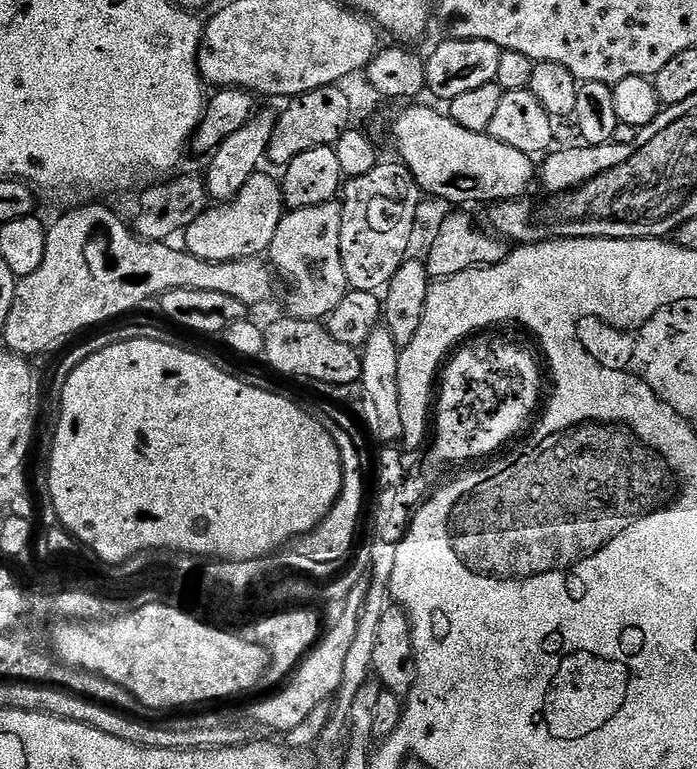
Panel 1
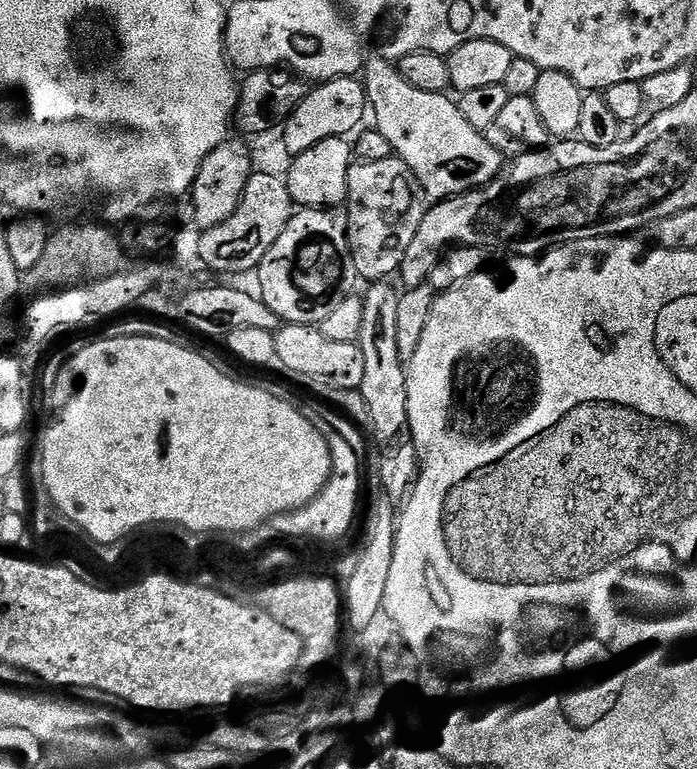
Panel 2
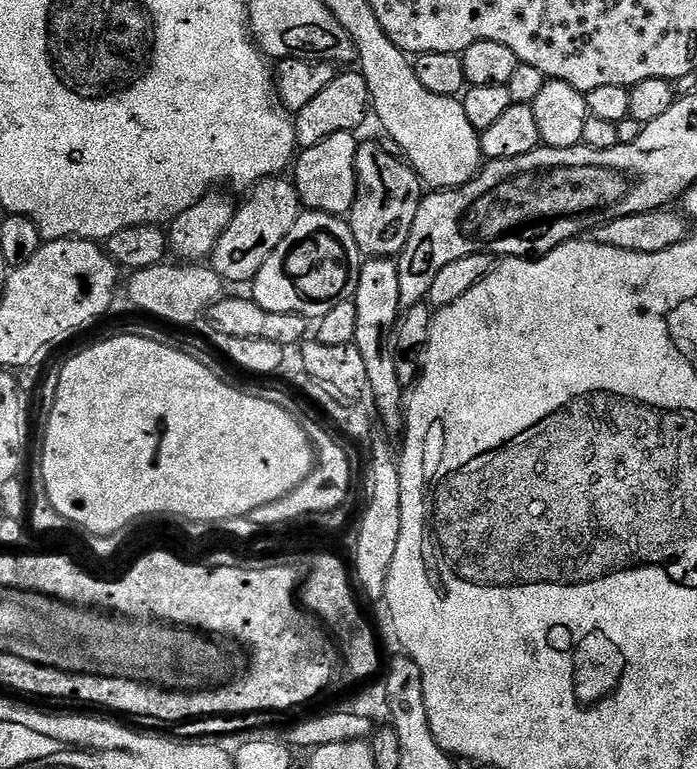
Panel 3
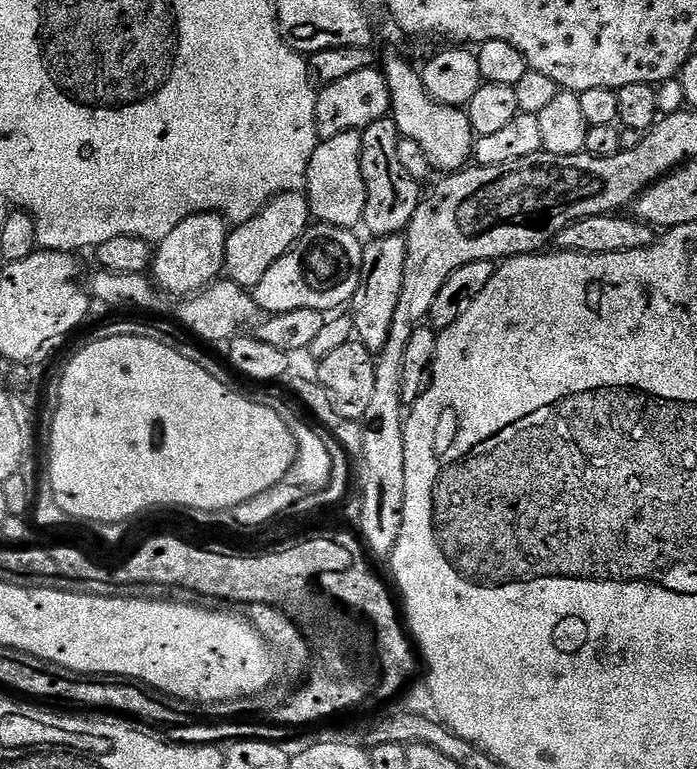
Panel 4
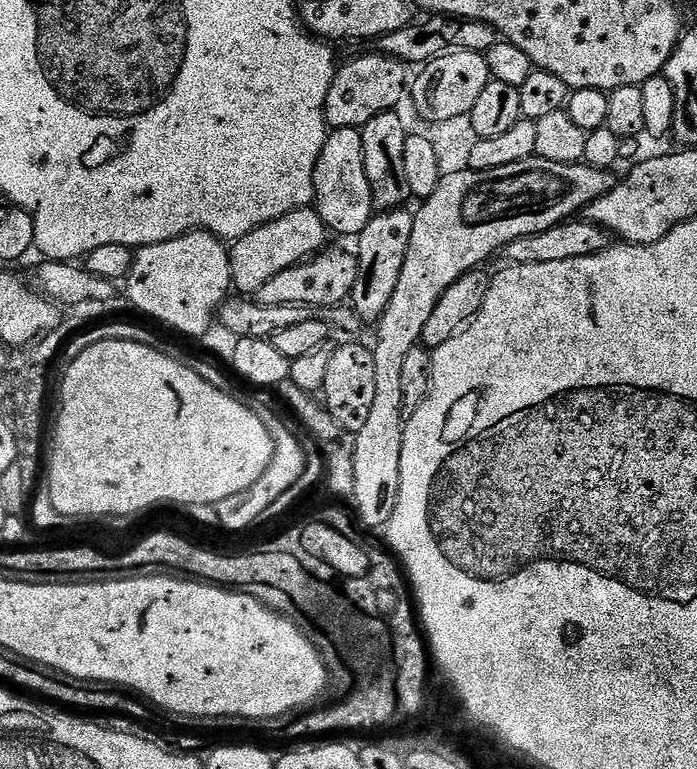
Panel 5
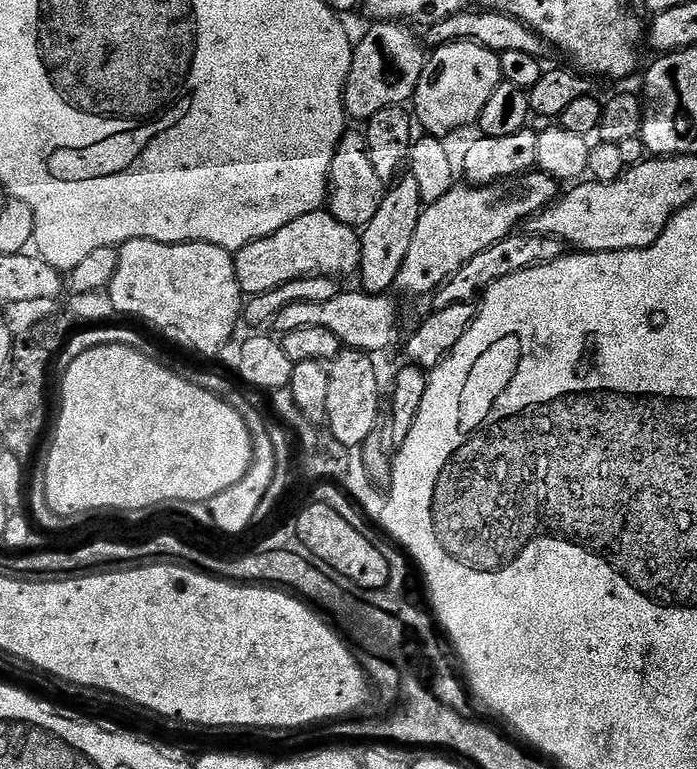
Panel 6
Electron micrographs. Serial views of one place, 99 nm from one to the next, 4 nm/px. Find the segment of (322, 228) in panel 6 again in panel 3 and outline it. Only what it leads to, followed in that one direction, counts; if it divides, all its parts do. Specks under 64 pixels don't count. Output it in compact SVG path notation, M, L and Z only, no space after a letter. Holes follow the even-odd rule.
M269 178L261 180L254 191L247 197L248 201L237 207L230 226L226 226L226 234L218 238L218 246L214 246L210 257L210 267L225 280L236 284L251 282L262 270L266 258L274 254L274 250L290 234L294 222L300 216L302 205L296 192L296 185L288 178Z

